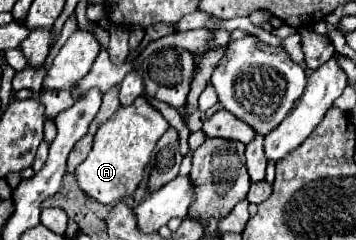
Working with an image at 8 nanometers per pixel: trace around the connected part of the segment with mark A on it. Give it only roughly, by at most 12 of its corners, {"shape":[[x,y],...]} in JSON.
{"shape":[[139,96],[75,168],[101,204],[131,196],[169,122]]}

